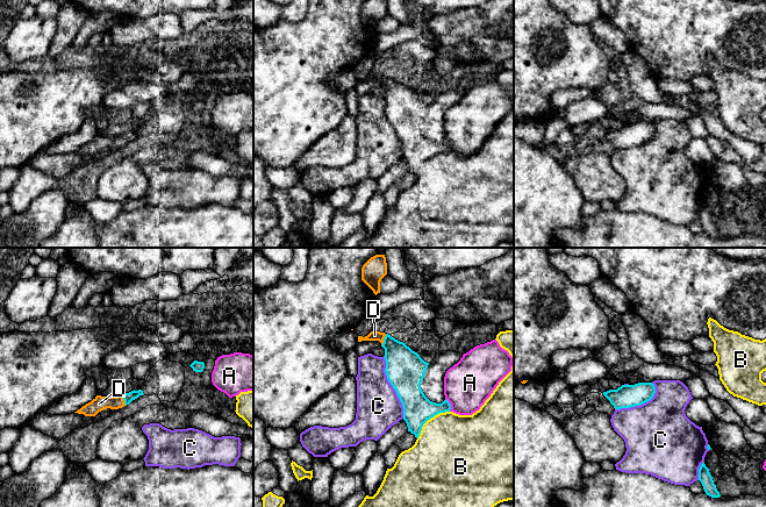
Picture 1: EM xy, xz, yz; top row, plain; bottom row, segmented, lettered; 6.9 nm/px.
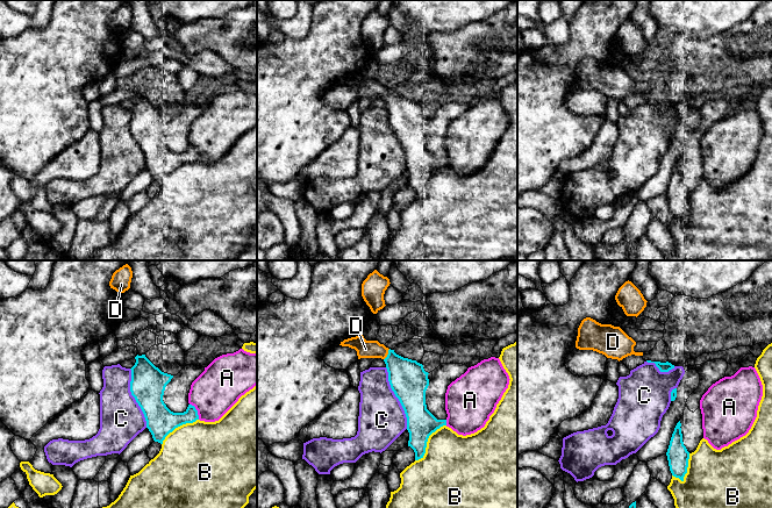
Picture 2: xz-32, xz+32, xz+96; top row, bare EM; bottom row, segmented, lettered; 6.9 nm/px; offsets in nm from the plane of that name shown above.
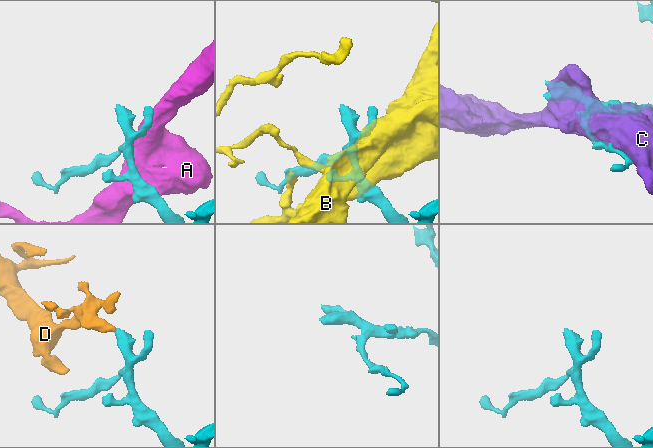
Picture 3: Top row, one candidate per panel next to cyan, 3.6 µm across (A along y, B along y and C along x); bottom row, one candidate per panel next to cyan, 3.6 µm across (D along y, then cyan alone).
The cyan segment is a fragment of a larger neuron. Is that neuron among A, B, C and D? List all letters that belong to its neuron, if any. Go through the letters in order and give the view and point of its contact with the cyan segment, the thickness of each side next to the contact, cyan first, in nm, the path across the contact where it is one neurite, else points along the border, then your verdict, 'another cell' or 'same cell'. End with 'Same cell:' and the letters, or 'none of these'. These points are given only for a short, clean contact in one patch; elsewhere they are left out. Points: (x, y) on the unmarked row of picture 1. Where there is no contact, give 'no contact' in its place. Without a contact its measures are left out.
A: meets cyan in xz at (450, 144); 200 nm thick on the cyan side, 320 nm on the other; another cell
B: meets cyan in xz at (429, 158); 200 nm thick on the cyan side, 460 nm on the other; another cell
C: meets cyan in xz at (393, 127); 280 nm thick on the cyan side, 300 nm on the other; another cell
D: meets cyan in xz at (384, 79); 280 nm thick on the cyan side, 70 nm on the other; runs through xz (405, 108), (396, 92), (384, 79), (374, 75); same cell
Same cell: D

